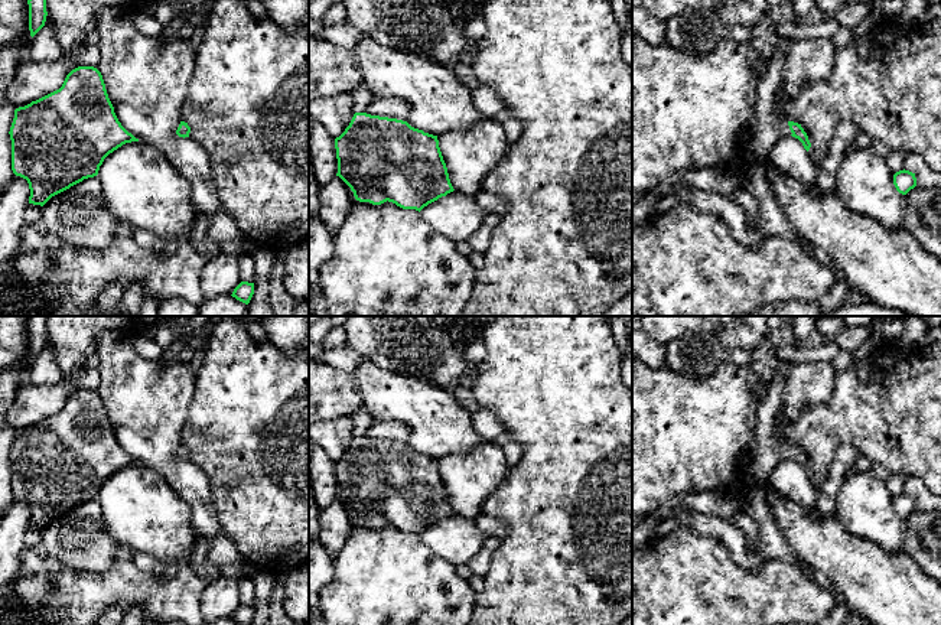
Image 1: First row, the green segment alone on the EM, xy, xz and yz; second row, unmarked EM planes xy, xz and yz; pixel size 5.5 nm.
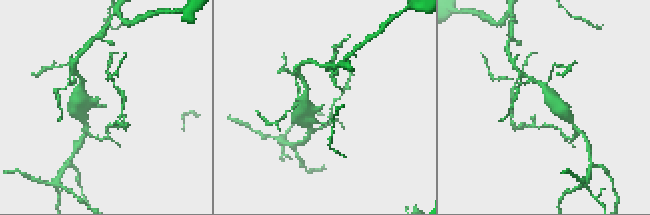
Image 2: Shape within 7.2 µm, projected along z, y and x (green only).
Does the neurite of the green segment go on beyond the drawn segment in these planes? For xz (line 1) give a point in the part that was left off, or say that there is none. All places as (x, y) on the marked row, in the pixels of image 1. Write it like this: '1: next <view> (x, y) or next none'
1: next none

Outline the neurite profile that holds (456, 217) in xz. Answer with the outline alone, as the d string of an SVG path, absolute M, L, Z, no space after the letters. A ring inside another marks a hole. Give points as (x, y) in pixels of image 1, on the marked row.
M458 191L429 204L420 214L436 232L453 242L468 241L488 215L473 196L465 196Z

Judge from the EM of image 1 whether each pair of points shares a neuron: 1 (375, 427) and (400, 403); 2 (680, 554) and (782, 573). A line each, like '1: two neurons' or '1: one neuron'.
1: two neurons
2: one neuron

